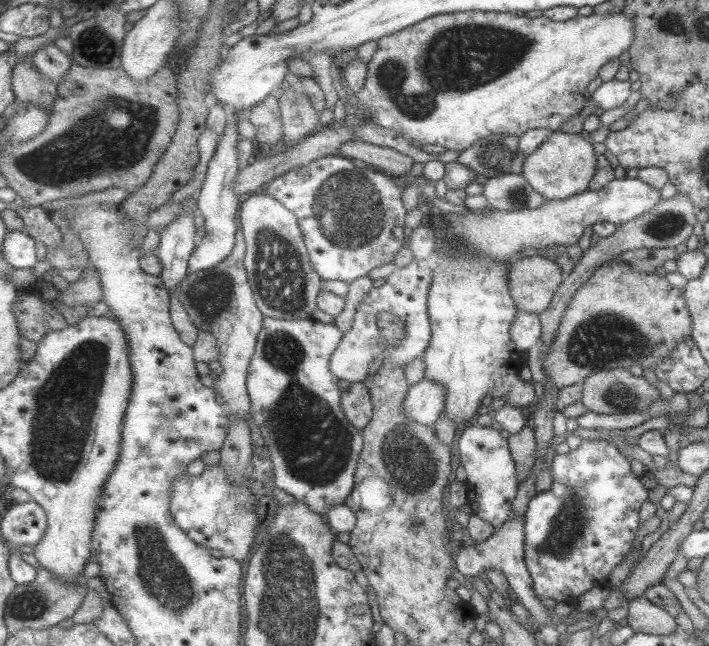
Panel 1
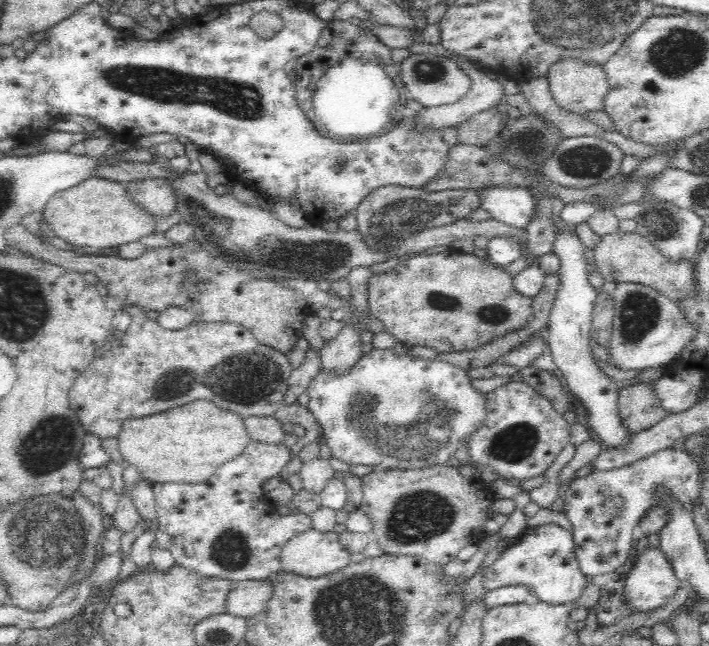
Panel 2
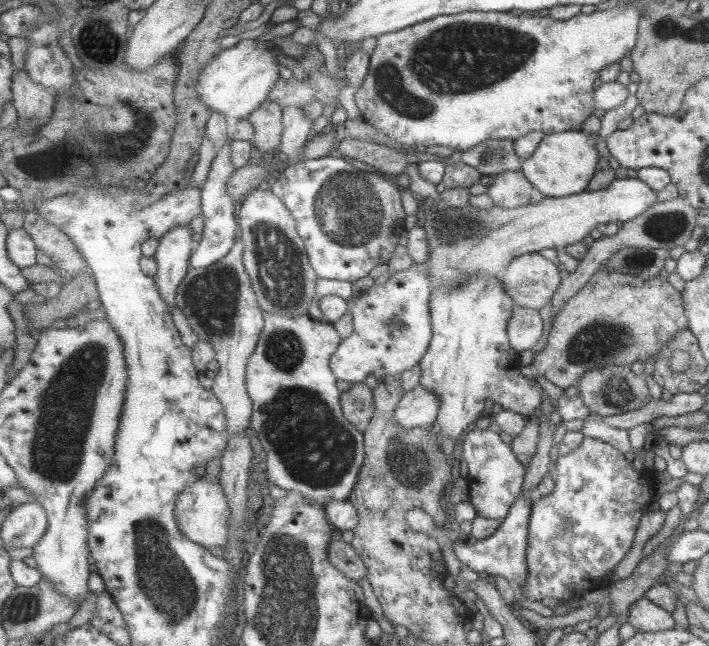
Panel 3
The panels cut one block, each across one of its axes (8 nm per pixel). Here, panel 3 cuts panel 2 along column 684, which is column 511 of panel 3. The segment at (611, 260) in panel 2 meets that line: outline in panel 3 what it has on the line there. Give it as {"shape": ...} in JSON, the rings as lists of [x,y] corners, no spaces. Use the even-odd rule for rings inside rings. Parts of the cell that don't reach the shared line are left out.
{"shape":[[[527,253],[510,262],[508,270],[503,274],[501,280],[505,290],[512,296],[516,307],[540,311],[552,301],[554,294],[561,287],[561,282],[564,280],[560,276],[561,273],[560,266],[556,266],[554,262],[547,260],[544,256],[540,256],[538,253]]]}

